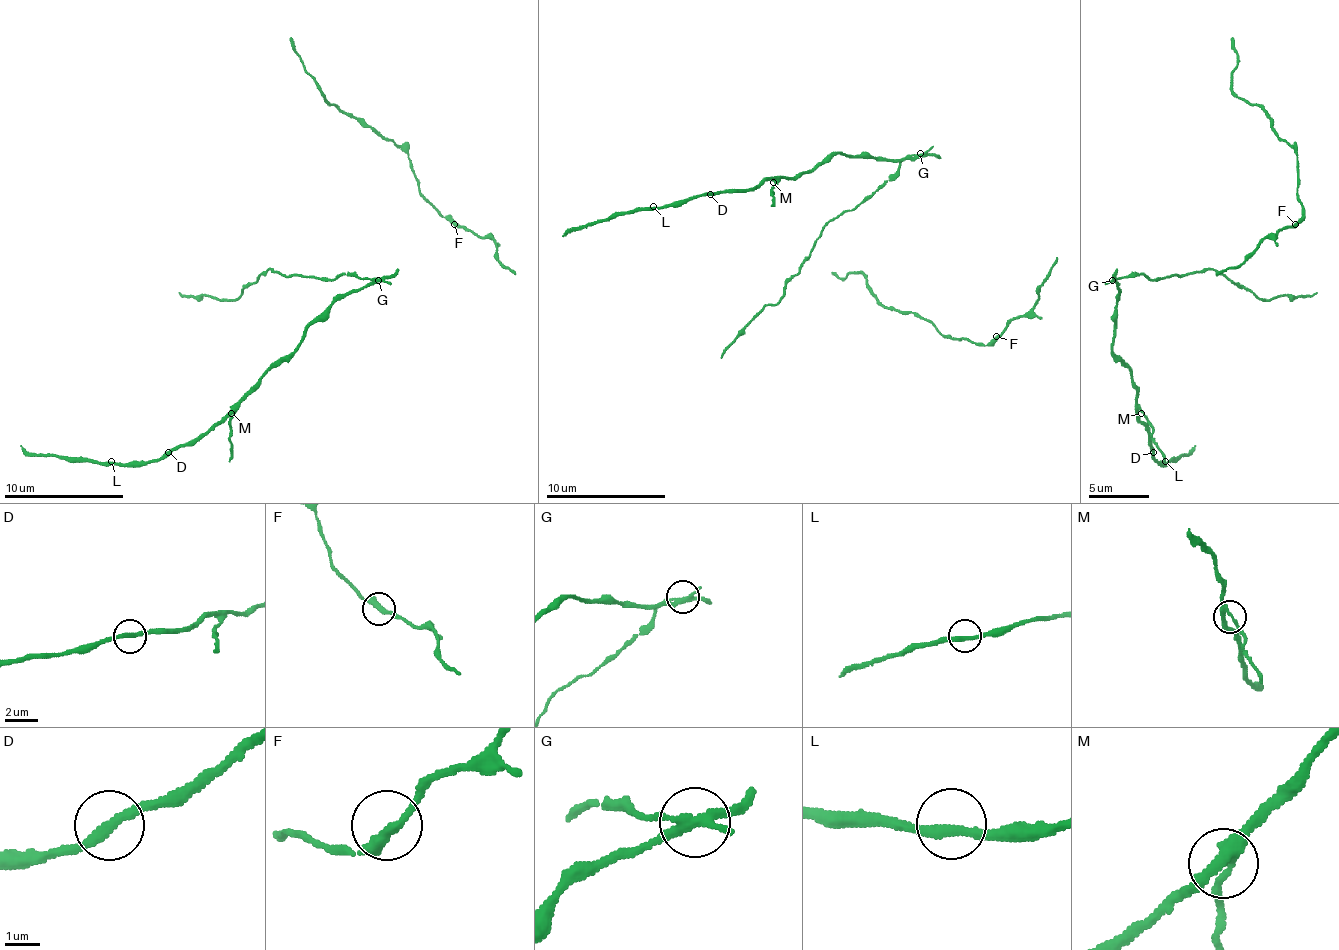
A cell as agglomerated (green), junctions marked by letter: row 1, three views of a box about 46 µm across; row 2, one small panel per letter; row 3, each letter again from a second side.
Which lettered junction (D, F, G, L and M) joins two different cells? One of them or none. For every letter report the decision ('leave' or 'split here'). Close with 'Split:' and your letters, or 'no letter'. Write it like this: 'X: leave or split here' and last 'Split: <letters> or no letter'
D: leave
F: leave
G: split here
L: leave
M: leave
Split: G

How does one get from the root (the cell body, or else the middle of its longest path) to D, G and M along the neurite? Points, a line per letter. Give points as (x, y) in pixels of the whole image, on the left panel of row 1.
D: (400, 269), (343, 293), (307, 329), (304, 341), (283, 356), (210, 428), (168, 452)
G: (400, 269), (379, 281)
M: (400, 269), (382, 278), (373, 278), (358, 290), (343, 293), (307, 329), (304, 341), (231, 413)

